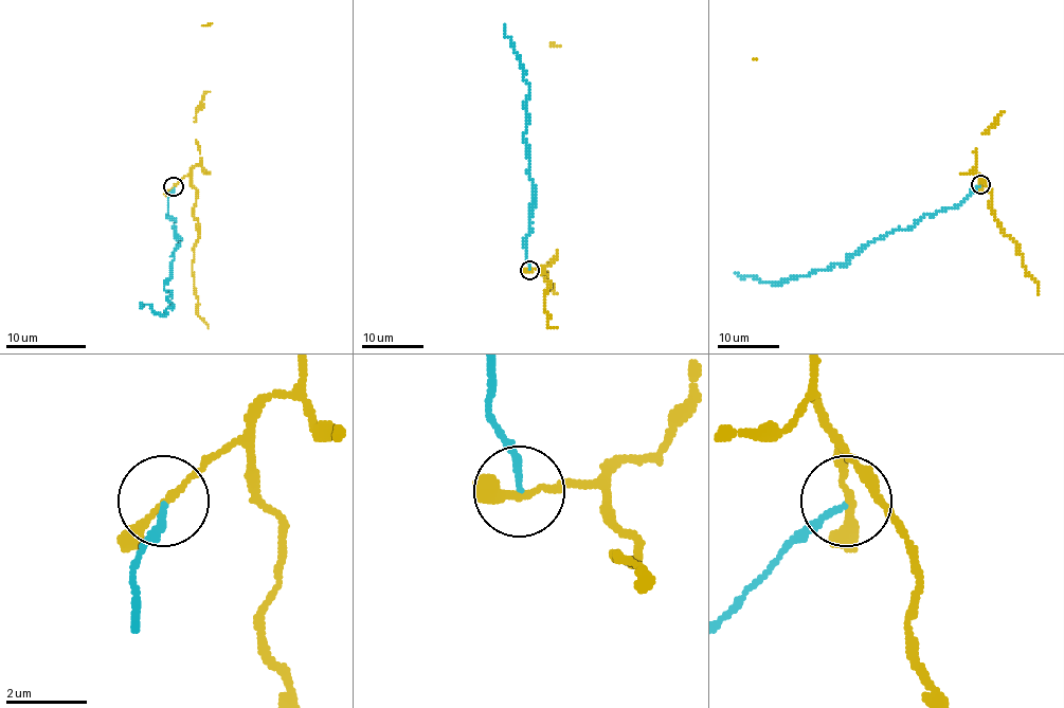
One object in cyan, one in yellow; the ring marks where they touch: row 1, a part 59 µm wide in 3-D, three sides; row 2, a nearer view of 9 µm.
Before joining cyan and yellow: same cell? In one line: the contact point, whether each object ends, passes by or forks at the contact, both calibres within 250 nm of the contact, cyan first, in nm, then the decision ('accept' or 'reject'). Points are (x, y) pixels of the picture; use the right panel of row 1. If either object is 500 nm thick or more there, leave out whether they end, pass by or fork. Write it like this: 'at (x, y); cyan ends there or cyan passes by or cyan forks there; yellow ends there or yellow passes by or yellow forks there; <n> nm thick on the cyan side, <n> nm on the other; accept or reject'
at (980, 184); cyan ends there; yellow passes by; 140 nm thick on the cyan side, 190 nm on the other; reject

